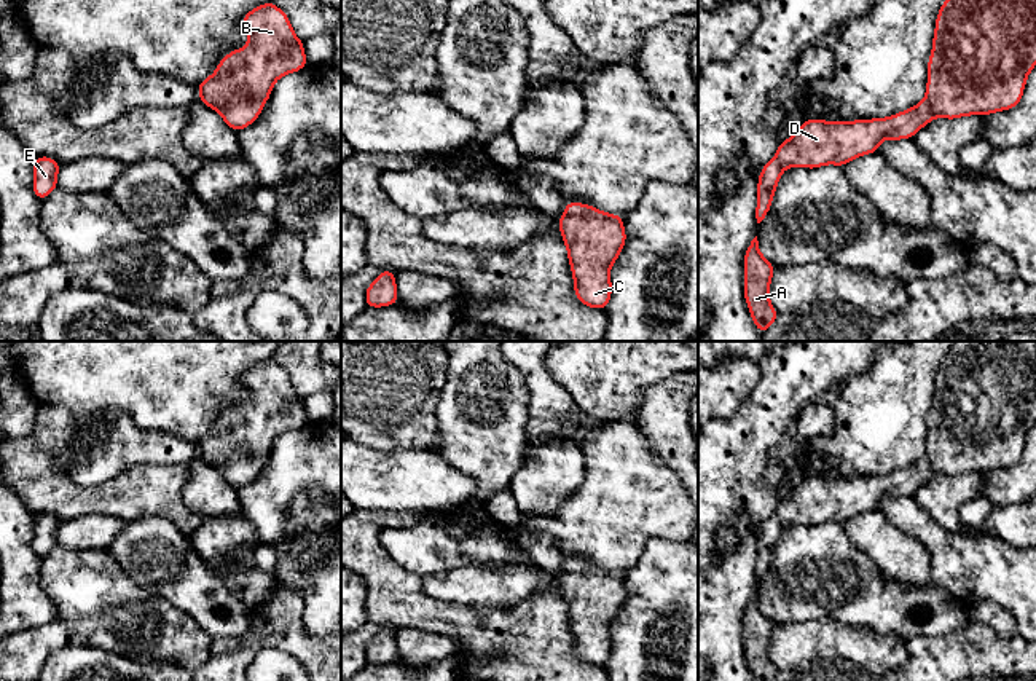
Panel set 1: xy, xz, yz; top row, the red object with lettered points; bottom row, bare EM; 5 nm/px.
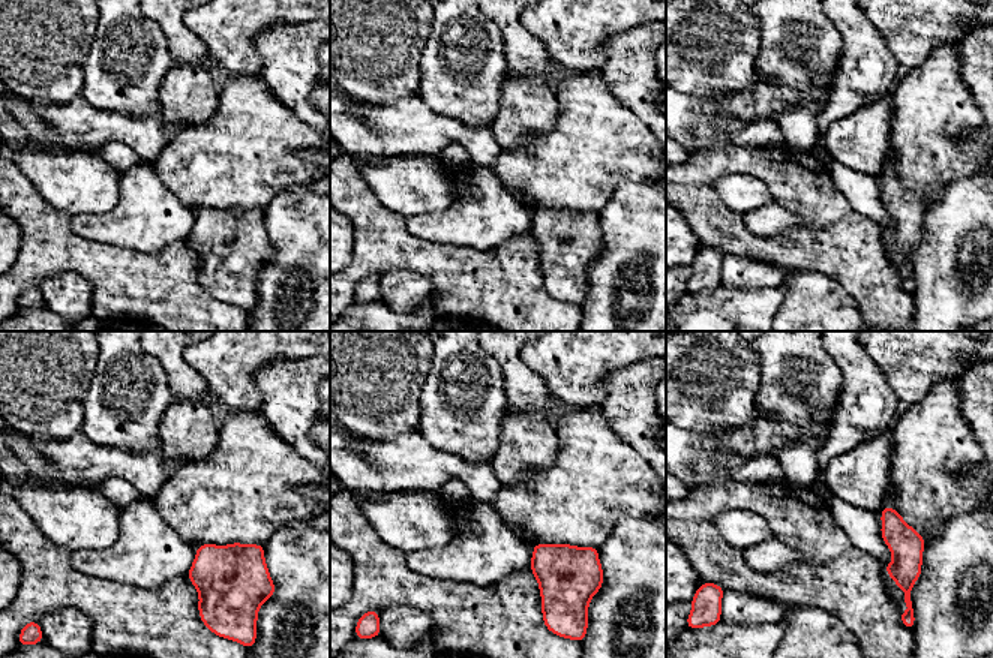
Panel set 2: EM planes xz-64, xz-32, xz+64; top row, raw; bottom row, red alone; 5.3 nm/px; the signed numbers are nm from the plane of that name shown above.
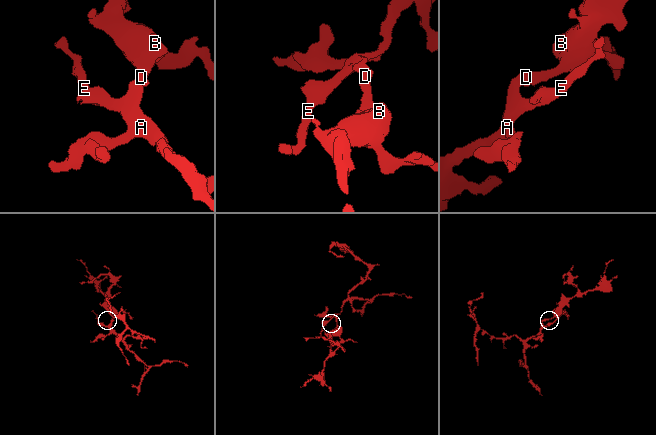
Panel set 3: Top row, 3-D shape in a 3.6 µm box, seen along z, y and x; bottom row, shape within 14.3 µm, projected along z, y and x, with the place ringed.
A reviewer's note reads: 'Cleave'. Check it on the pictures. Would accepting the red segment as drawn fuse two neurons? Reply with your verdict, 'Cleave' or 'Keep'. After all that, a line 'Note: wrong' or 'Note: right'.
Keep
Note: wrong

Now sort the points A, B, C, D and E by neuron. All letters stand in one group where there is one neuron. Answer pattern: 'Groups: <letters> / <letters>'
Groups: A B C D E

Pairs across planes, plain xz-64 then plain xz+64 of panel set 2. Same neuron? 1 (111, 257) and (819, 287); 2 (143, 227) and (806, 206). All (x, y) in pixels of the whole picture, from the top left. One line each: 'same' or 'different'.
1: different
2: different

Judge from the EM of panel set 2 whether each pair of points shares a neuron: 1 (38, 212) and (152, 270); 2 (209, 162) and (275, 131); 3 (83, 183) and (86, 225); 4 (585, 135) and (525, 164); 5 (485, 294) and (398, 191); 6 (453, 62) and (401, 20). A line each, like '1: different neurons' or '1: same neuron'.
1: same neuron
2: same neuron
3: different neurons
4: same neuron
5: different neurons
6: different neurons

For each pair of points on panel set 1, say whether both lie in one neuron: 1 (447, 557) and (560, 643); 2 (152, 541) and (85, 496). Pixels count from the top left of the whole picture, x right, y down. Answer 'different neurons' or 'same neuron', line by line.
1: different neurons
2: different neurons

